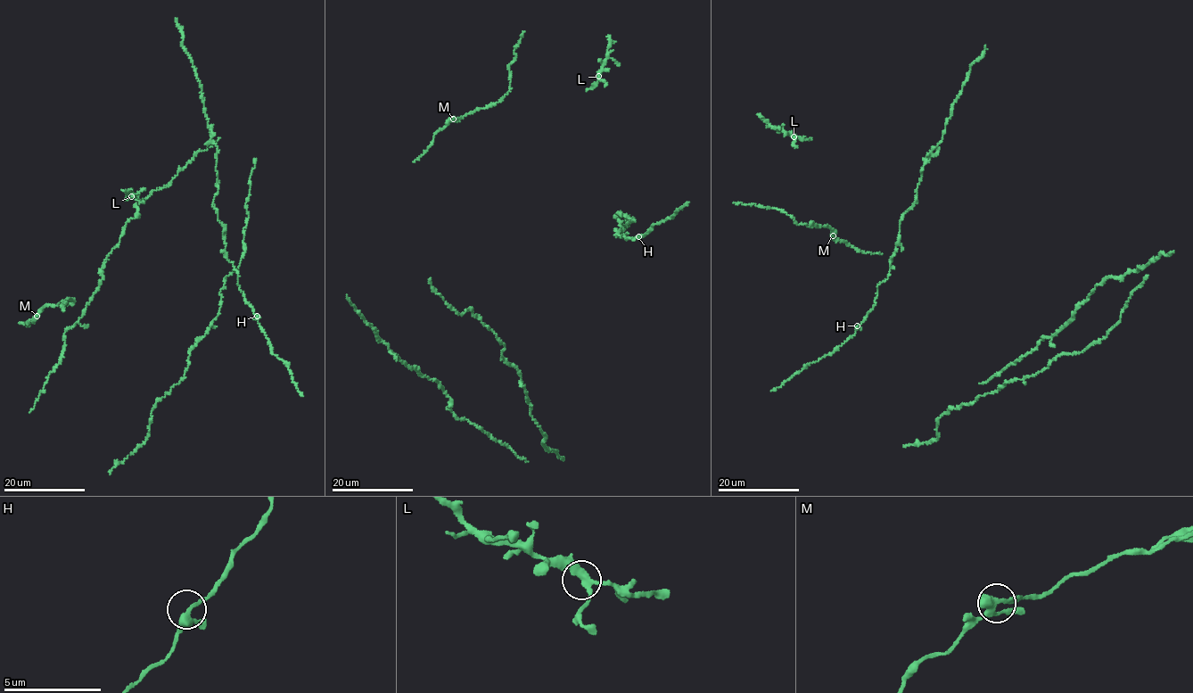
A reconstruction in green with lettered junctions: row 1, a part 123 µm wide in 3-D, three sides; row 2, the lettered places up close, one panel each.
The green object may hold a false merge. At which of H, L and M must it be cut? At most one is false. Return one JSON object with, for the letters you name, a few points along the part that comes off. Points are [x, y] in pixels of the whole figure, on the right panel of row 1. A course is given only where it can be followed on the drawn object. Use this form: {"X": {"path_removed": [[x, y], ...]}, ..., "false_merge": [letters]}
{"false_merge": []}

